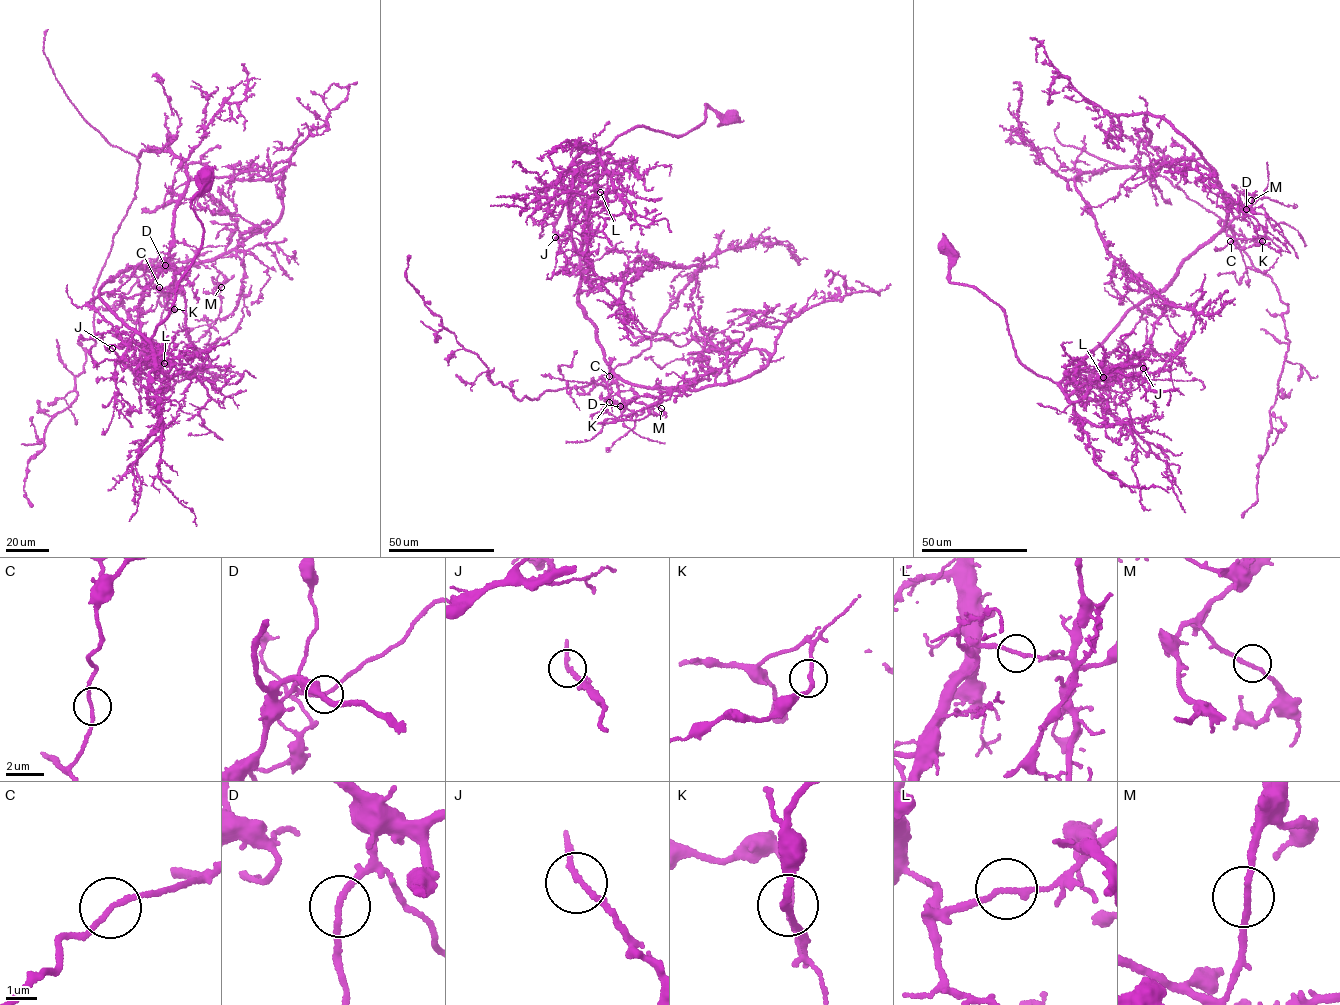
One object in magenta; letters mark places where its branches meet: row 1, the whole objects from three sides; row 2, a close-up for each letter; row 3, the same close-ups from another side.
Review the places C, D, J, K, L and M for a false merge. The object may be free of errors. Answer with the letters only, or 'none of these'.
L

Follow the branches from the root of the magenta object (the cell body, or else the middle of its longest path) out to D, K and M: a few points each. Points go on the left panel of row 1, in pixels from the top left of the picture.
D: (206, 177), (191, 205), (203, 239), (167, 317), (147, 339), (98, 292), (128, 268), (165, 265)
K: (206, 177), (191, 205), (203, 239), (150, 338), (98, 292), (128, 268), (159, 271), (140, 263), (174, 309)
M: (206, 177), (191, 205), (203, 239), (150, 338), (98, 292), (128, 268), (208, 261), (221, 287)

